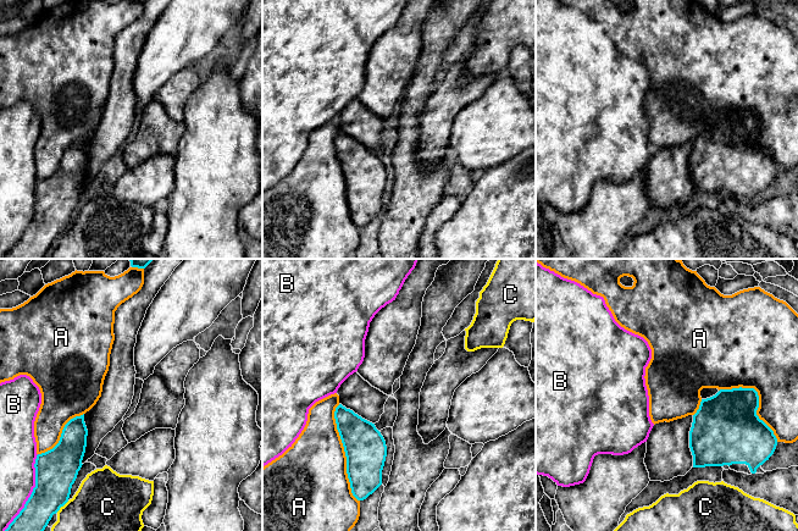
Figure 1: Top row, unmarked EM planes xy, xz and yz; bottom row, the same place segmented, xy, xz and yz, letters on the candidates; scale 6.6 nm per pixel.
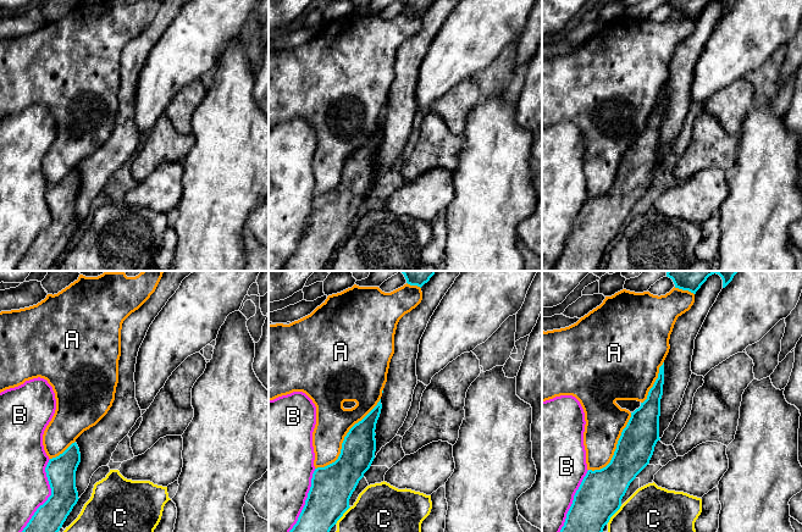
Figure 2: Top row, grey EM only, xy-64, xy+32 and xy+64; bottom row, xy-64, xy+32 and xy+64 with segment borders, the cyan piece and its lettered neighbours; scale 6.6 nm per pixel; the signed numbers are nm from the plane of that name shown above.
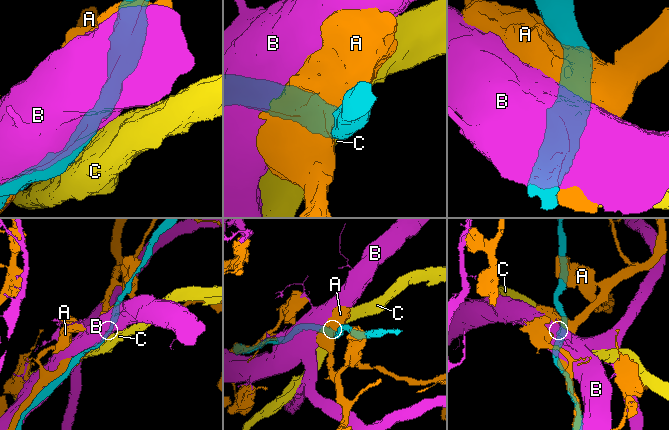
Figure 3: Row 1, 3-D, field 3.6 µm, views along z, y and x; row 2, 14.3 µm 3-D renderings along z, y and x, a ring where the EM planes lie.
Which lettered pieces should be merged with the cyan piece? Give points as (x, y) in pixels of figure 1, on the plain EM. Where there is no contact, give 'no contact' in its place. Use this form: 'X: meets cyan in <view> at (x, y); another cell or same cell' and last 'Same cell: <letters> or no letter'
A: meets cyan in xz at (345, 180); another cell
B: meets cyan in xy at (32, 220); another cell
C: meets cyan in xy at (62, 232); another cell
Same cell: no letter

